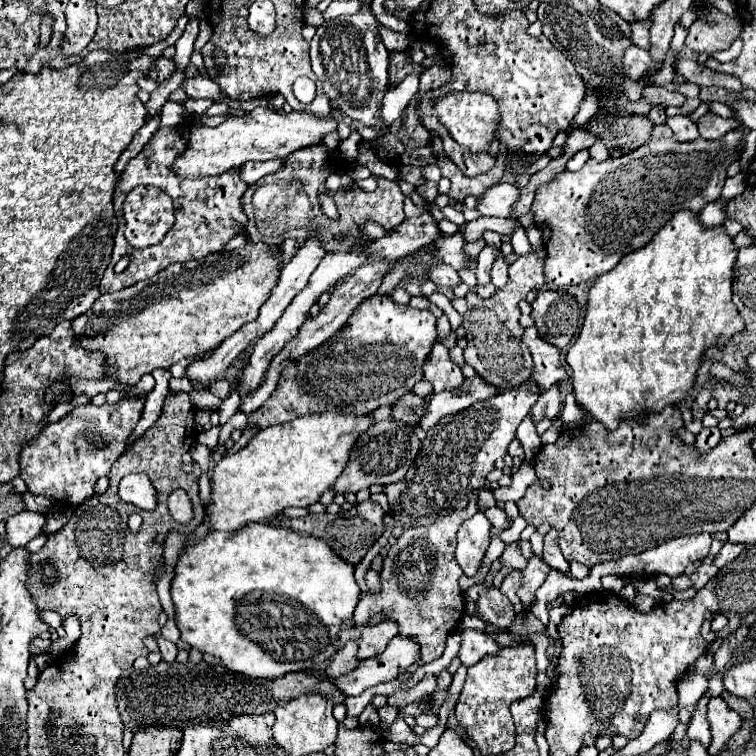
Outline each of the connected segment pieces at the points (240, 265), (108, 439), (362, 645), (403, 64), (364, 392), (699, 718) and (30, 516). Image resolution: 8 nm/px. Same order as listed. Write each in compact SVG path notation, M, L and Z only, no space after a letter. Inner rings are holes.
M247 243L245 247L231 253L211 253L191 263L171 263L171 267L159 271L147 281L139 281L121 291L101 295L89 311L73 319L71 329L79 347L83 347L87 353L99 351L105 355L103 373L107 379L125 387L135 387L145 373L153 373L159 367L169 369L175 361L185 357L203 355L239 331L243 323L255 319L259 307L267 301L267 293L271 293L271 287L281 273L279 261L281 249L271 255L267 245Z
M145 395L133 399L123 397L123 401L115 405L77 405L57 423L47 425L19 451L21 479L25 481L27 489L33 495L43 495L47 499L73 507L93 497L93 487L97 479L109 475L111 465L125 451L127 439L141 417L143 399Z
M381 621L373 627L365 627L361 637L359 637L359 649L357 649L357 657L359 659L369 659L375 657L379 653L385 651L385 647L389 645L389 641L397 635L397 627L391 621Z
M393 51L391 59L389 59L389 85L387 85L387 89L393 89L411 73L421 75L423 69L425 69L423 65L411 63L411 57L407 51Z
M373 295L365 299L347 319L341 339L327 339L317 349L289 361L277 381L271 397L247 417L247 427L265 429L277 423L285 423L291 417L301 417L307 413L341 411L349 415L367 415L383 405L395 403L399 395L411 391L417 381L423 379L421 365L425 363L433 343L437 341L435 317L427 311L415 311L409 305L397 305L389 295Z
M705 691L705 695L697 701L695 711L691 713L689 731L687 731L689 739L701 741L705 747L707 747L707 743L711 743L711 733L707 727L707 699L709 699L709 691Z
M21 511L19 515L7 519L7 529L5 535L1 535L1 539L11 547L23 547L41 533L43 525L45 525L45 517L41 513Z

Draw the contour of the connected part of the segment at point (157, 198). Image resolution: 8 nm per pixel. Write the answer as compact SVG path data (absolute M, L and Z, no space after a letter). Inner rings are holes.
M139 185L123 203L125 239L135 249L157 245L175 223L175 209L169 195L157 187Z

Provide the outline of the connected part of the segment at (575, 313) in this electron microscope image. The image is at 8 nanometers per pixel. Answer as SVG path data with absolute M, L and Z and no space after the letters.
M543 291L531 307L531 317L535 319L539 337L557 349L565 349L579 323L579 307L575 299L565 291Z

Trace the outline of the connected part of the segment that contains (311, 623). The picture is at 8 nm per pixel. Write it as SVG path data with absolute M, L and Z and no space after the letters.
M247 523L231 533L211 531L211 535L183 547L175 567L171 595L181 639L219 657L225 667L247 677L277 679L293 671L305 671L311 663L321 665L337 653L339 633L353 627L353 611L361 595L353 569L321 539L285 527Z

